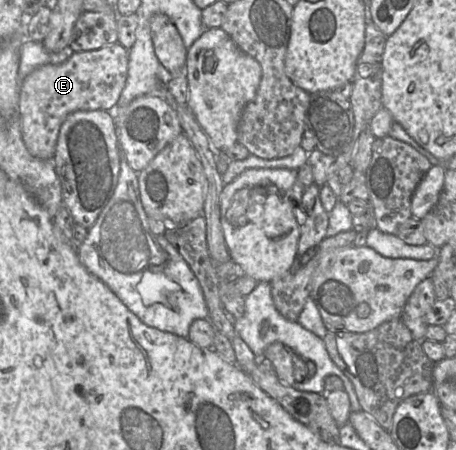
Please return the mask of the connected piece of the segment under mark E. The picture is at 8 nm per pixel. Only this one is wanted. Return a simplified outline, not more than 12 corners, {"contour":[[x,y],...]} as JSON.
{"contour":[[119,42],[41,65],[20,84],[30,154],[53,159],[79,110],[117,106],[129,51]]}

